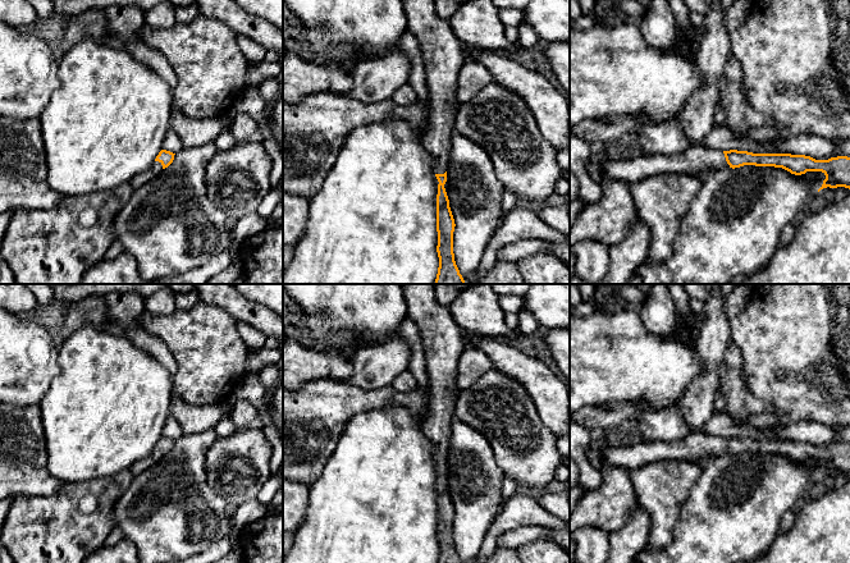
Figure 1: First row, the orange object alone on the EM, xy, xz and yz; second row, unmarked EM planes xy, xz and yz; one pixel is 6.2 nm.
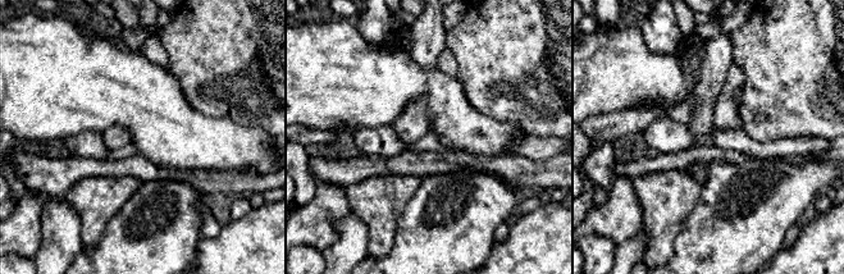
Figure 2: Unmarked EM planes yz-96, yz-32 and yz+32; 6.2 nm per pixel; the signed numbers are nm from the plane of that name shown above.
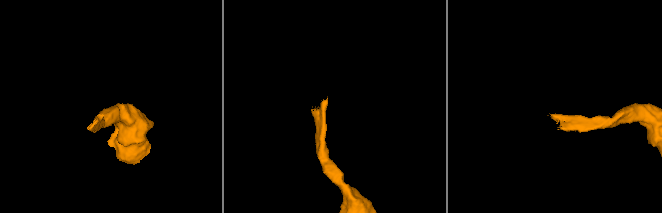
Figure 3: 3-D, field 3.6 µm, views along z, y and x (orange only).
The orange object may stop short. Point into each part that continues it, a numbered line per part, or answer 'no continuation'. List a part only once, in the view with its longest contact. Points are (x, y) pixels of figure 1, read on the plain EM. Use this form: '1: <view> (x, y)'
1: yz (698, 445)

